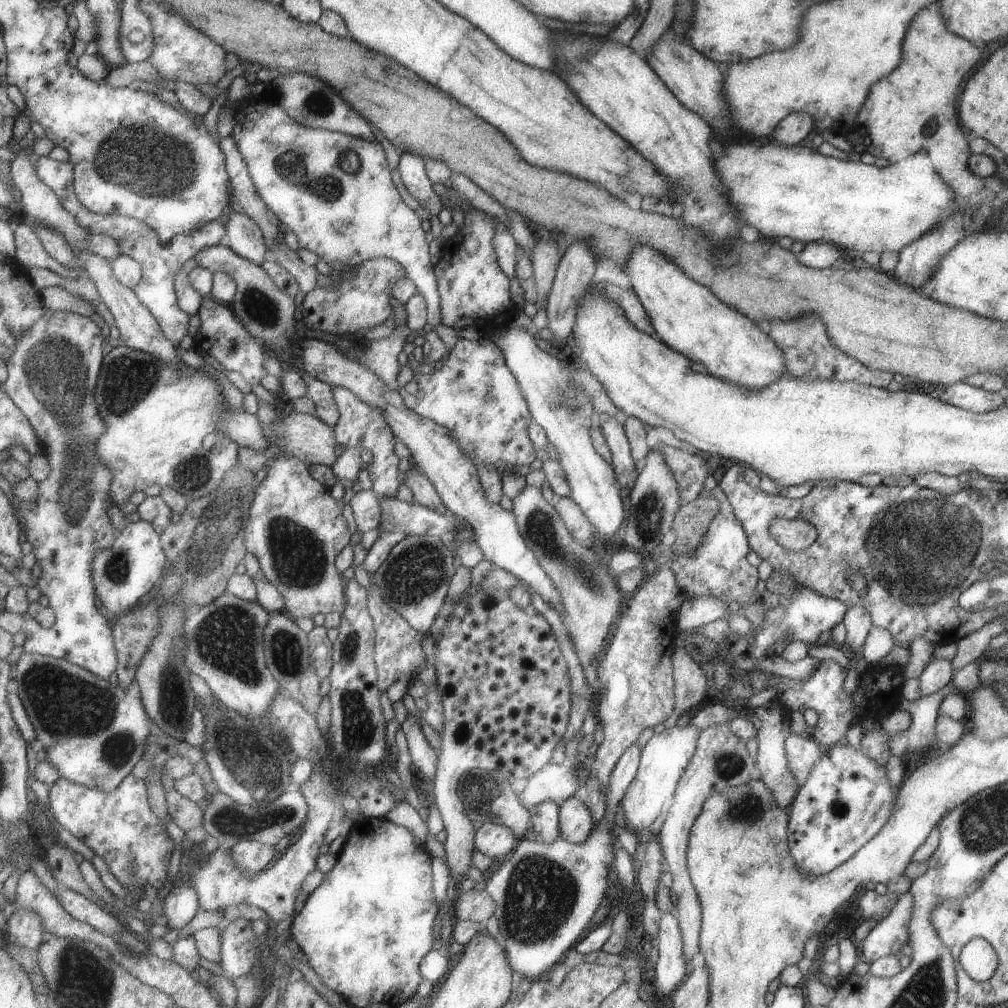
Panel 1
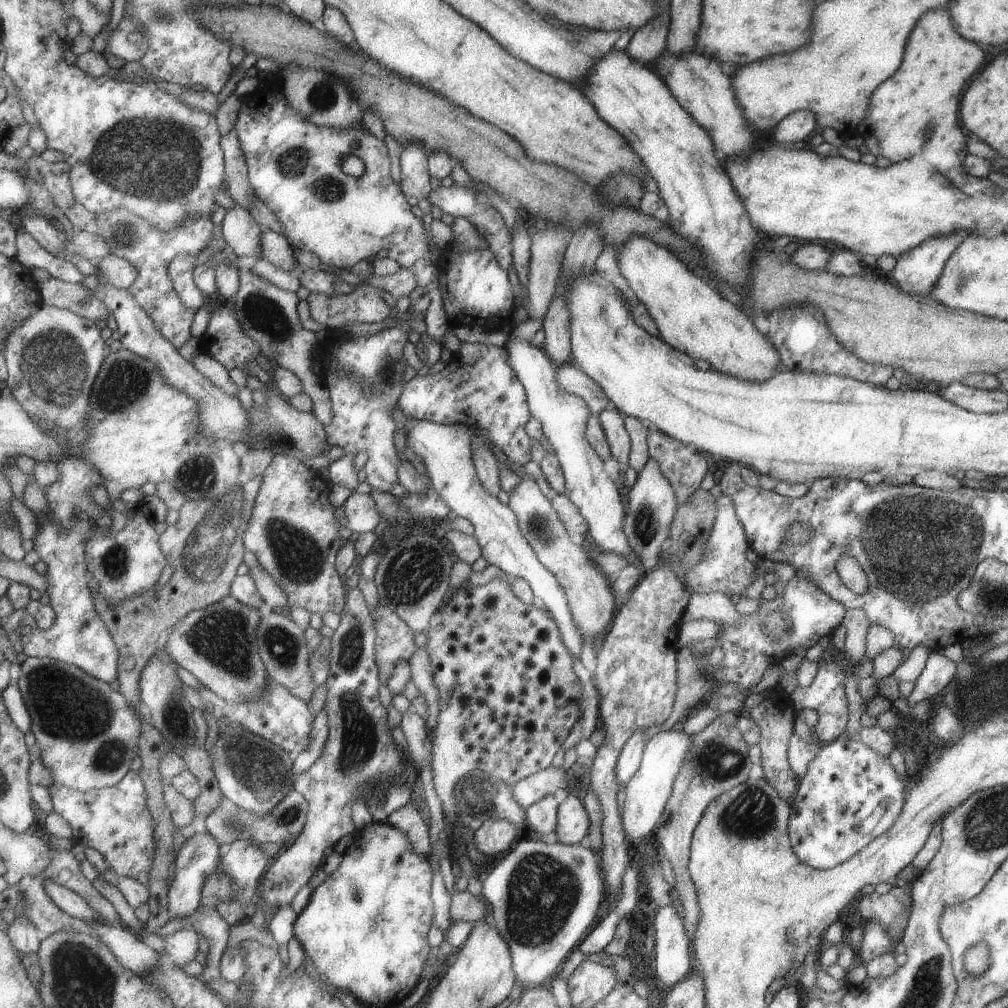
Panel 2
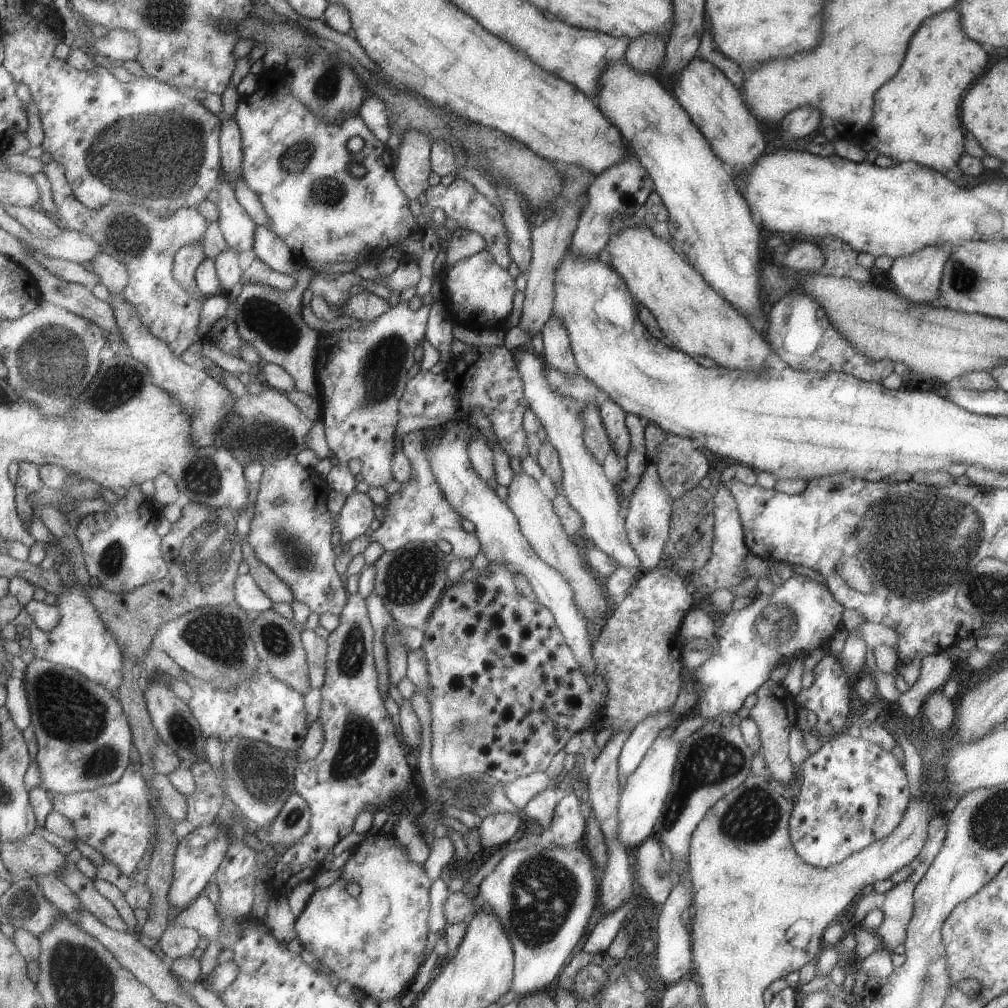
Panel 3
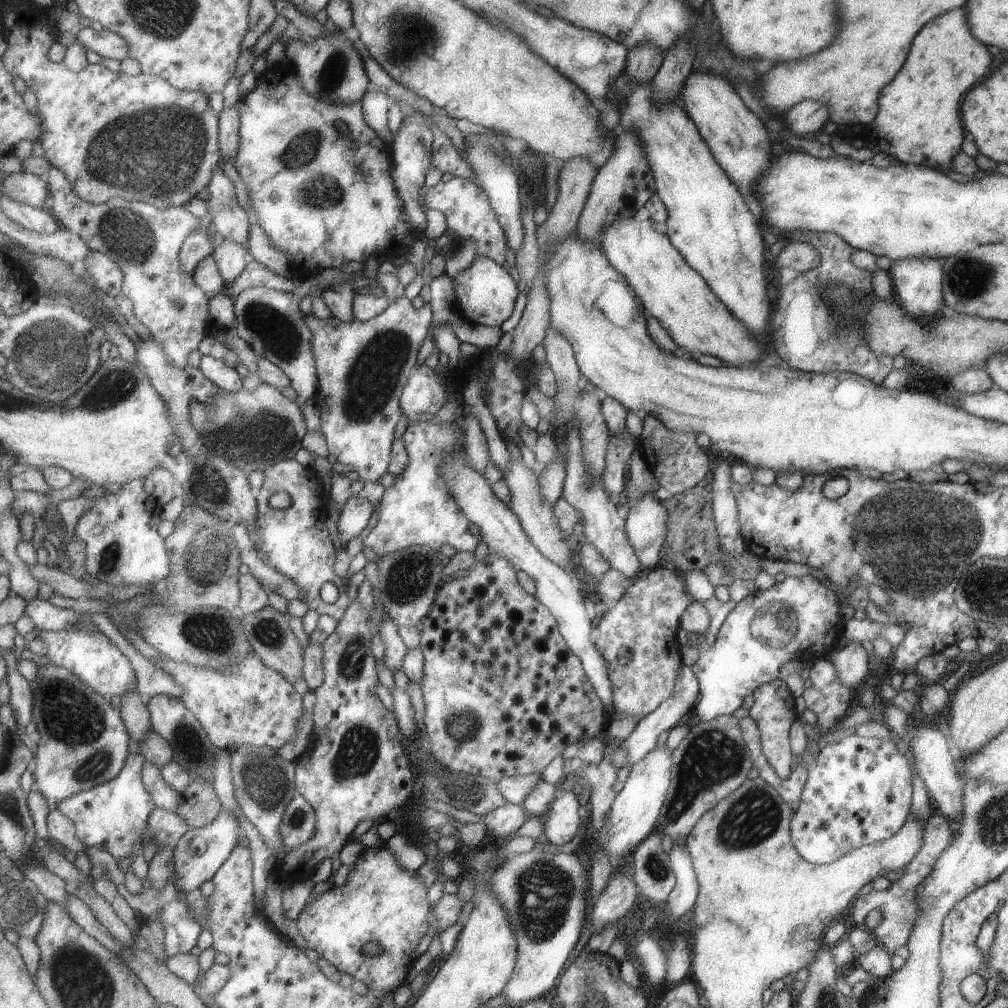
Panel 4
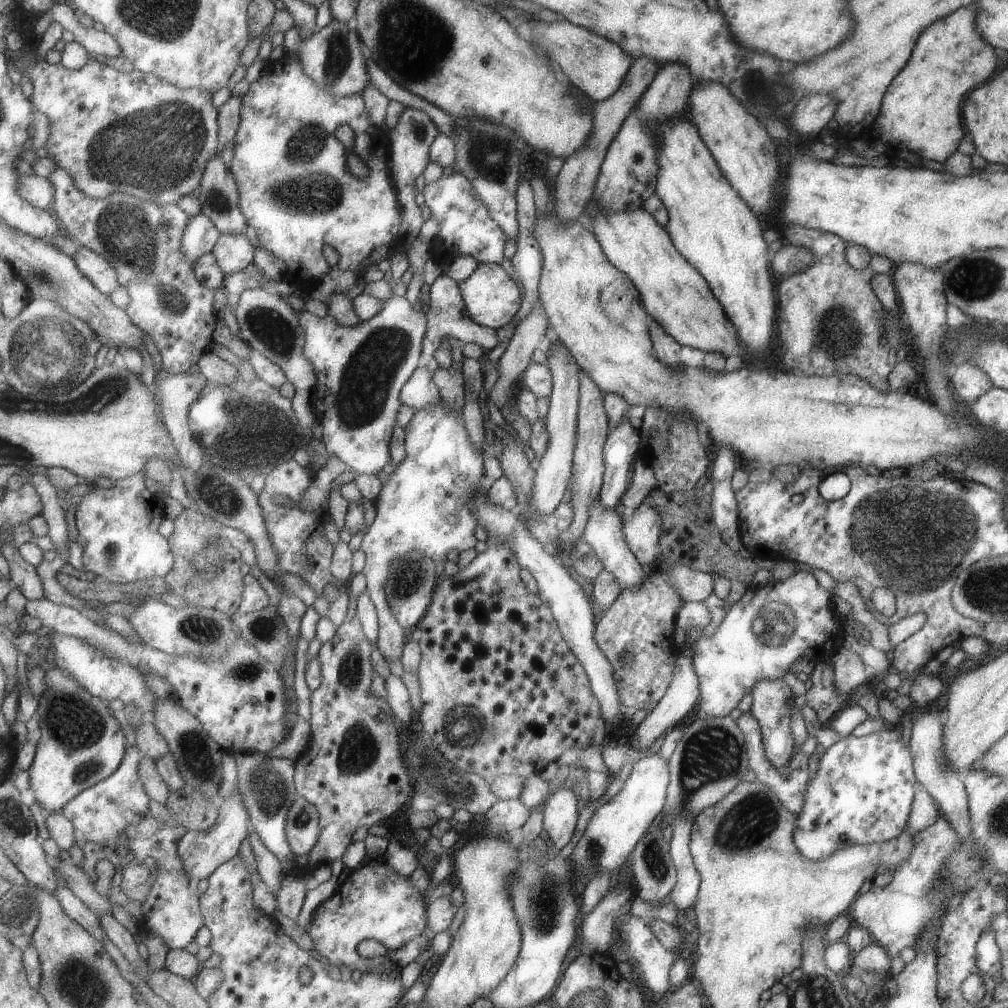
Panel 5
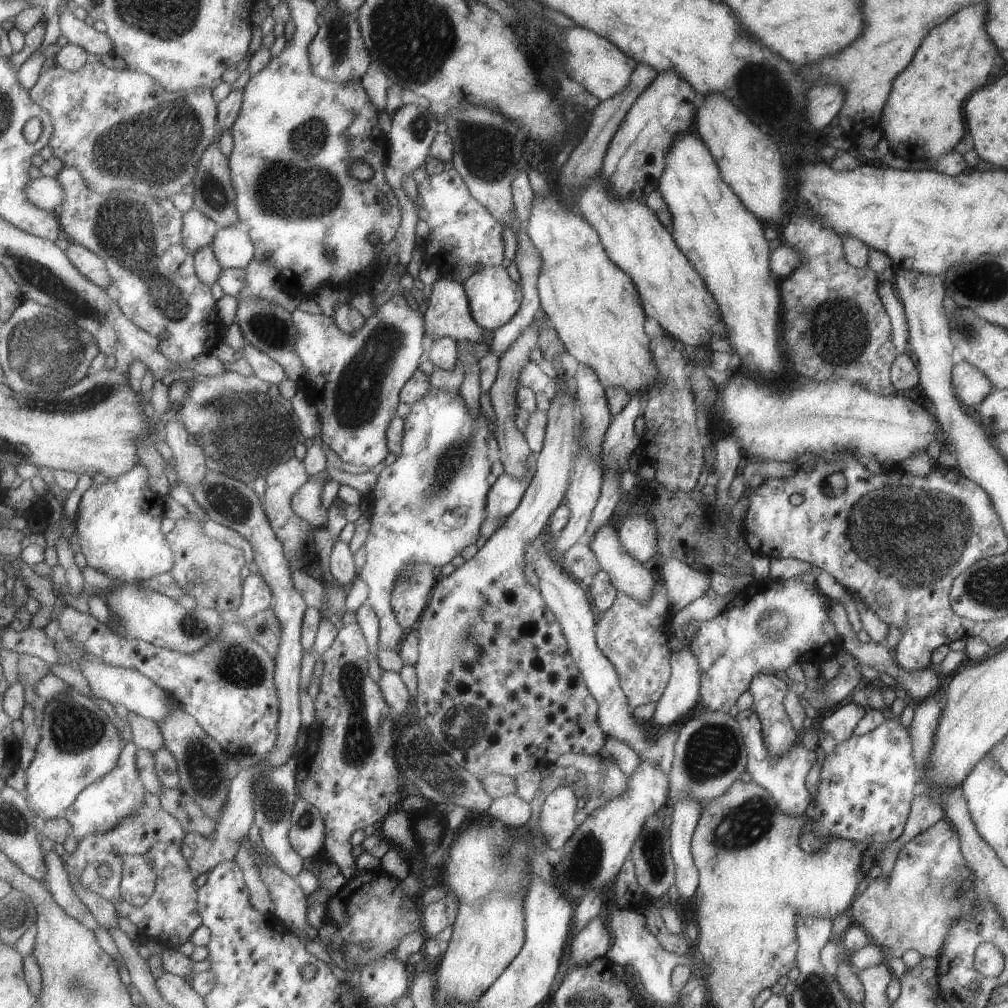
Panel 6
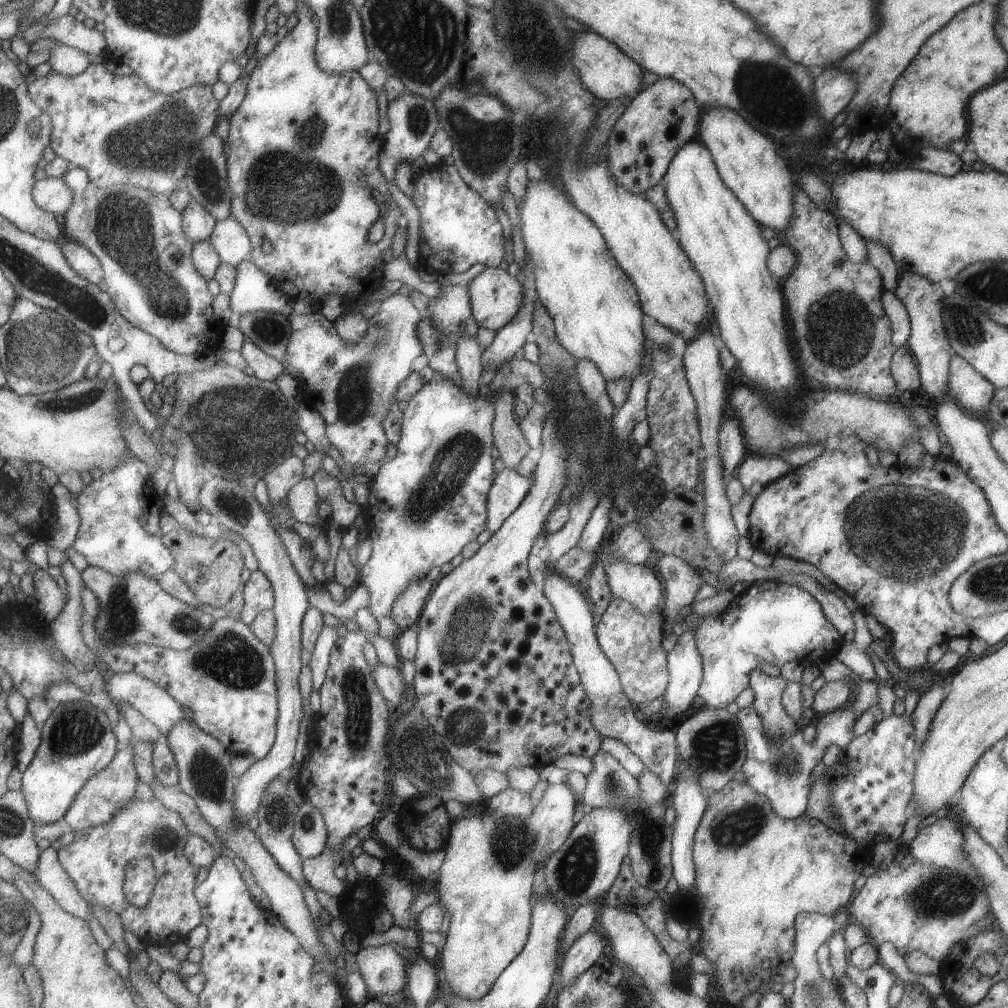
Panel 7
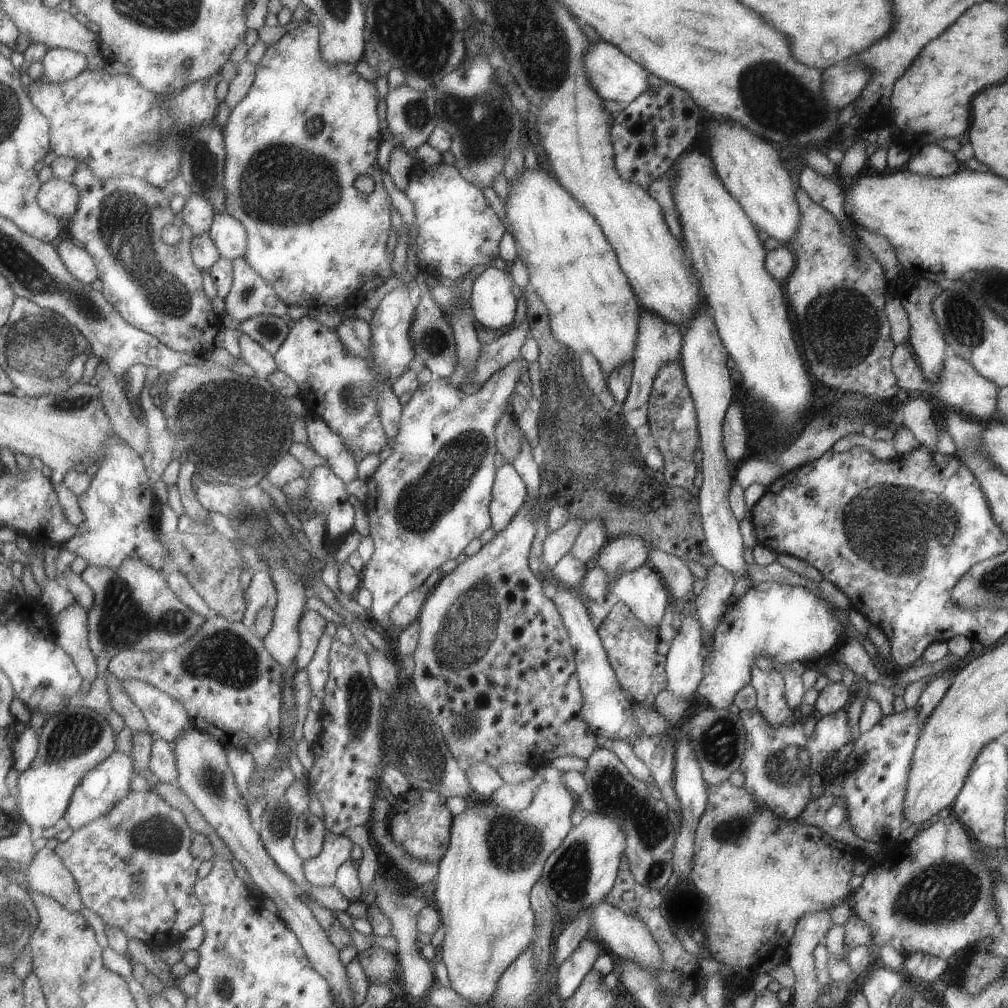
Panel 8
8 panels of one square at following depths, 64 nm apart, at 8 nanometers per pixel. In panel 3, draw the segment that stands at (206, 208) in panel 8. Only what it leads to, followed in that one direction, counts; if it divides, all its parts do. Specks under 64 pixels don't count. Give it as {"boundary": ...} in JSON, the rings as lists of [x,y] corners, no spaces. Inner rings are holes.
{"boundary":[[[201,240],[193,245],[185,245],[177,254],[175,262],[175,276],[187,290],[196,297],[205,296],[196,281],[196,270],[205,260]]]}

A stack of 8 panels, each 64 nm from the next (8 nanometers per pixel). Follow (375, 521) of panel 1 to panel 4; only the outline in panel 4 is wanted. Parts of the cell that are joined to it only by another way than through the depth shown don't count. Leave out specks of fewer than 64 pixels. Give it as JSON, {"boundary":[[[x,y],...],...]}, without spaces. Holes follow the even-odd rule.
{"boundary":[[[357,493],[351,495],[348,502],[342,508],[339,518],[339,527],[347,535],[355,535],[361,532],[365,526],[370,526],[369,522],[374,522],[374,504],[364,494]]]}

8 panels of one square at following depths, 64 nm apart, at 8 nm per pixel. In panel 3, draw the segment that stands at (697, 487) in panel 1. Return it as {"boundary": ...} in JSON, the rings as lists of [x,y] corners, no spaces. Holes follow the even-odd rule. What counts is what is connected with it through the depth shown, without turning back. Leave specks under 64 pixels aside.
{"boundary":[[[645,423],[644,439],[647,460],[655,465],[658,477],[661,479],[668,496],[678,499],[693,487],[698,486],[699,480],[707,474],[709,464],[699,449],[691,448],[691,440],[663,432],[653,423]]]}

